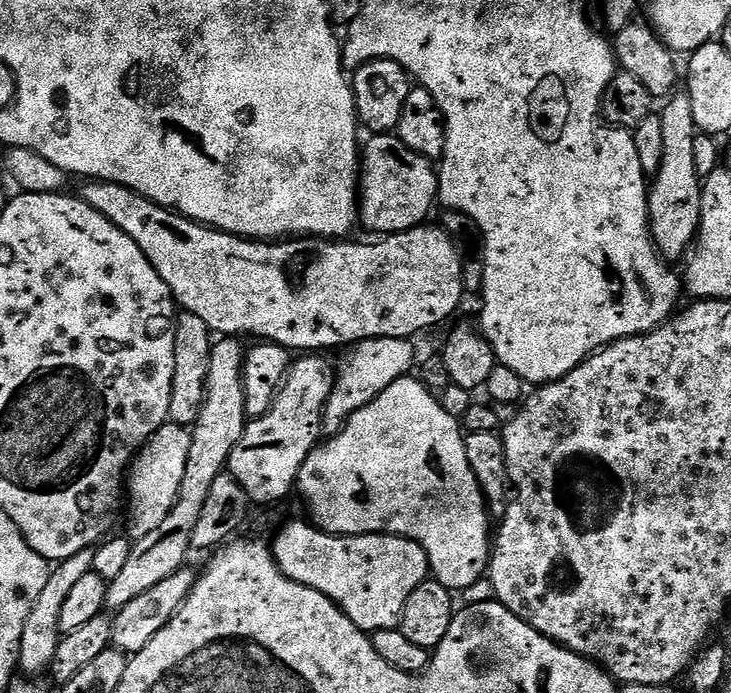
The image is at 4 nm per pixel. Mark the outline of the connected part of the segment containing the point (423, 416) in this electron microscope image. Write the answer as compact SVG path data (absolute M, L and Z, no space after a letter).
M411 375L403 376L398 382L394 382L394 386L386 386L386 390L382 390L382 394L374 402L367 403L366 406L362 406L362 410L355 412L346 421L344 427L329 439L332 440L329 444L321 443L318 451L313 450L308 455L308 463L304 464L300 471L298 492L304 495L304 500L308 503L308 512L313 516L311 519L321 532L328 532L331 536L401 536L407 540L418 542L428 556L431 579L452 589L453 593L460 594L463 588L474 587L479 582L480 575L483 572L485 575L489 571L494 543L494 524L488 521L489 501L484 498L484 491L481 490L480 484L476 480L475 471L470 470L470 458L466 458L465 433L462 431L461 421L457 417L448 420L449 416L450 414L441 406L439 397L429 391L424 383Z

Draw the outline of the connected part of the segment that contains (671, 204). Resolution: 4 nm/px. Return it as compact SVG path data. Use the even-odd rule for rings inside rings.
M680 90L663 101L664 109L659 109L658 115L662 122L662 158L660 168L656 171L648 193L648 226L652 230L652 242L656 251L665 261L673 262L684 251L693 247L700 230L700 211L702 210L702 178L694 167L694 142L698 129L694 122L694 106L690 102L687 91Z

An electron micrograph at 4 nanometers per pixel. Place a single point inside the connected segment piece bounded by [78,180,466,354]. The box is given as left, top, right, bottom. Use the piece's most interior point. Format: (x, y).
(308, 294)

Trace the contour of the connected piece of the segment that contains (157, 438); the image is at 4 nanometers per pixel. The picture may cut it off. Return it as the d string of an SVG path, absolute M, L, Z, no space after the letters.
M169 422L162 425L136 453L126 476L127 535L133 541L141 540L146 534L154 534L154 530L158 530L158 526L162 526L162 522L166 522L171 514L182 486L182 474L186 474L191 437L192 433L187 427Z

